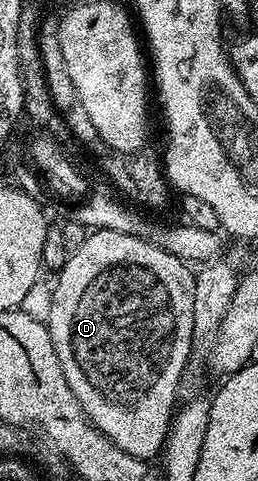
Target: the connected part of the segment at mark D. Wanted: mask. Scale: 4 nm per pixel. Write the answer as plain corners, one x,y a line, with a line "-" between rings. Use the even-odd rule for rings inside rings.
99,228
97,231
87,232
84,243
80,243
78,249
73,250
67,256
62,269
57,270
58,282
53,282
52,313
48,322
48,328
52,335
52,347
56,347
56,355
60,359
60,367
64,371
64,379
72,391
72,395
78,397
80,407
86,413
86,419
116,447
128,451
128,455
143,459
156,458
163,452
166,437
169,435
172,418
176,412
174,400
179,400
182,378
187,372
186,364
190,361
192,346
194,344
194,332
192,331
192,299
194,298
195,274
190,271
191,266
181,261
176,255
168,255
160,247
152,247
132,235
117,233
111,229

